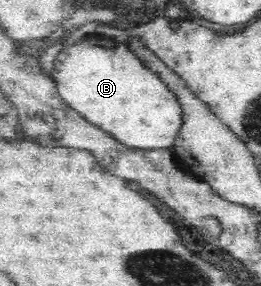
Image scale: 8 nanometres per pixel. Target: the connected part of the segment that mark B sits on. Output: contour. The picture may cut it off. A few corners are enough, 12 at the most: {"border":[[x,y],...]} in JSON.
{"border":[[91,33],[50,77],[119,143],[173,146],[181,107],[125,42]]}

